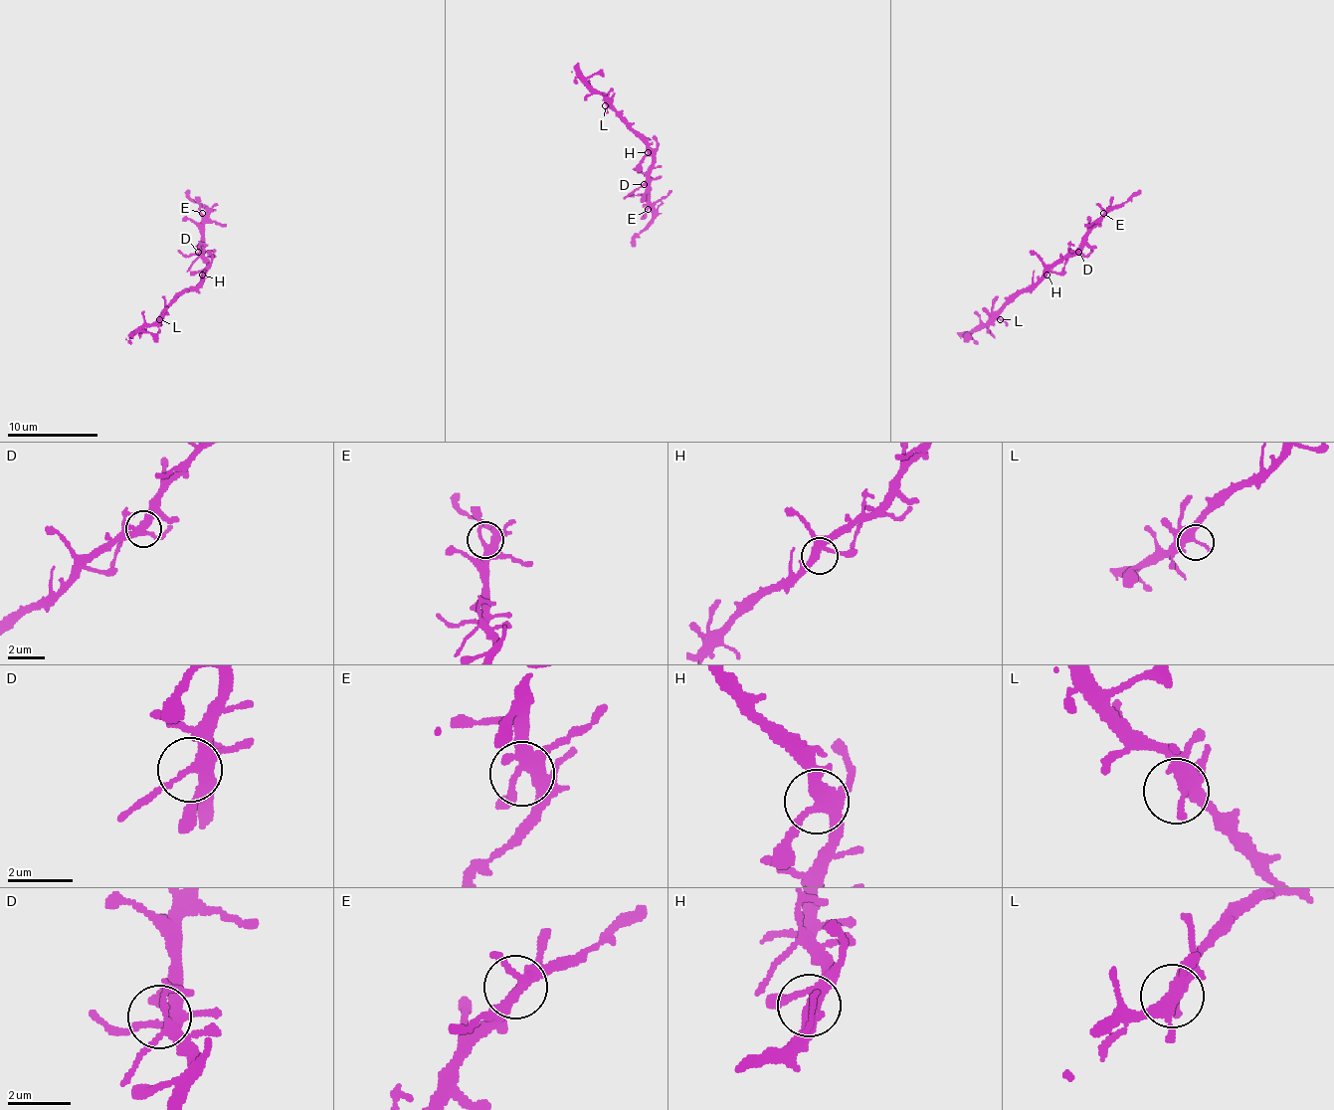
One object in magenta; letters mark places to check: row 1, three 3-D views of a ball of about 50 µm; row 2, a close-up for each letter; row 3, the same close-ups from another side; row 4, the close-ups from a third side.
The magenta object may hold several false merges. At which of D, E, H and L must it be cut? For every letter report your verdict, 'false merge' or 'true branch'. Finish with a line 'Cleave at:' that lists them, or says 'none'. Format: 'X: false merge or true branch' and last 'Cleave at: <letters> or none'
D: true branch
E: true branch
H: true branch
L: true branch
Cleave at: none

